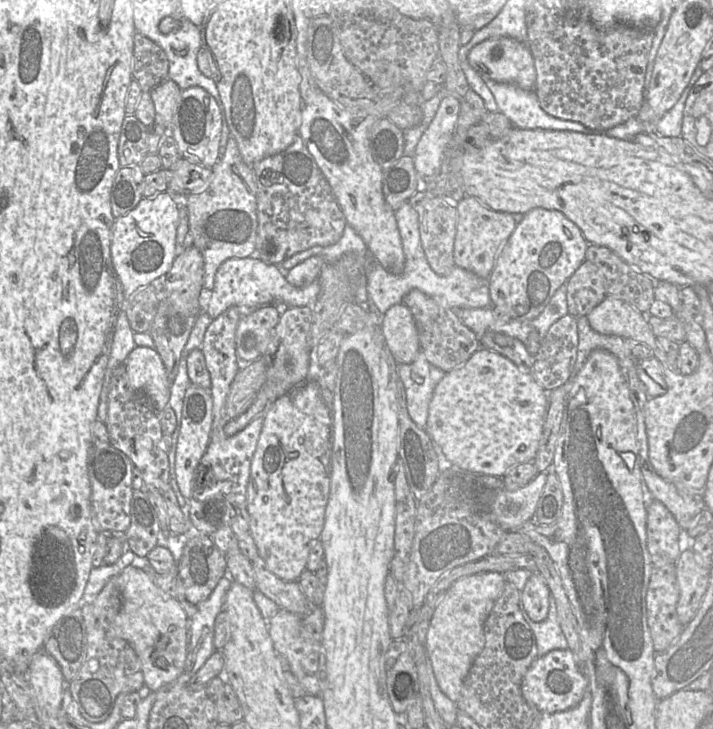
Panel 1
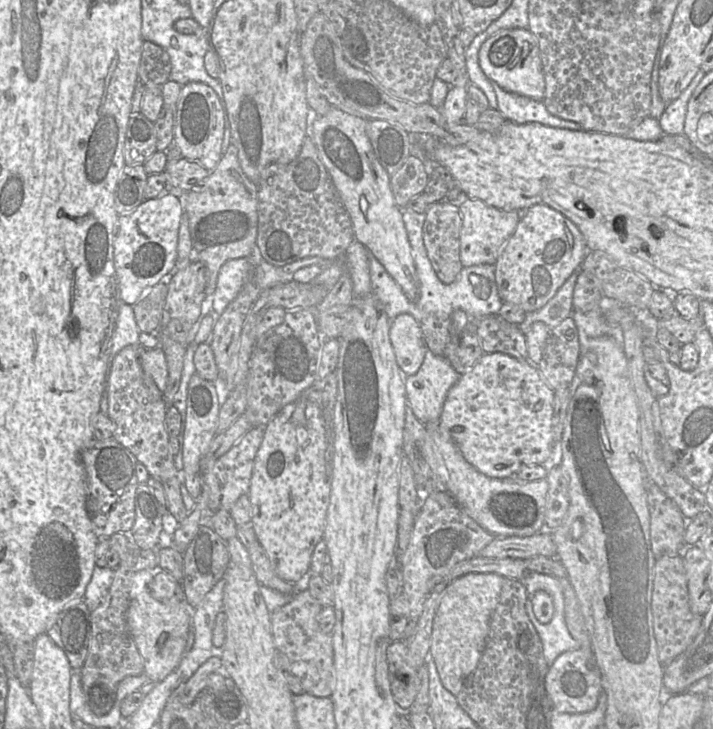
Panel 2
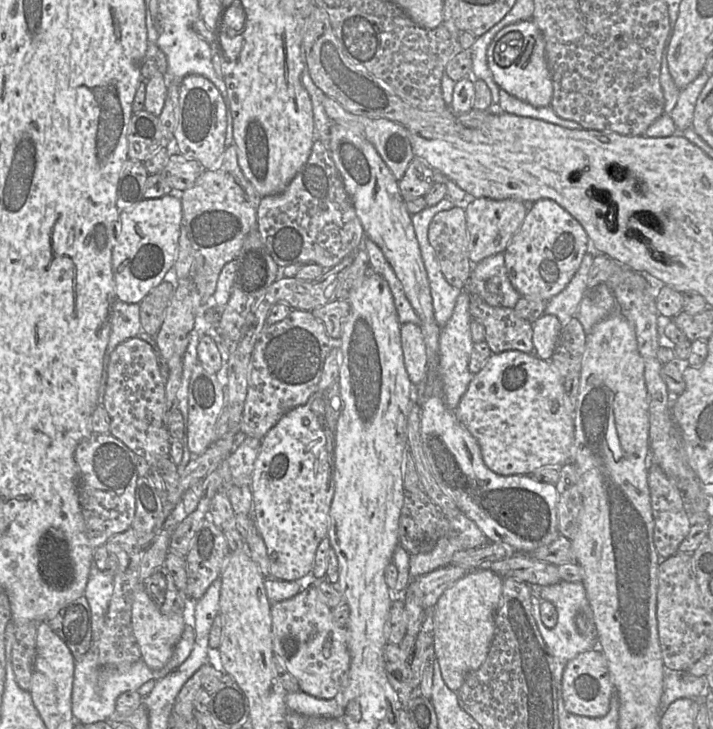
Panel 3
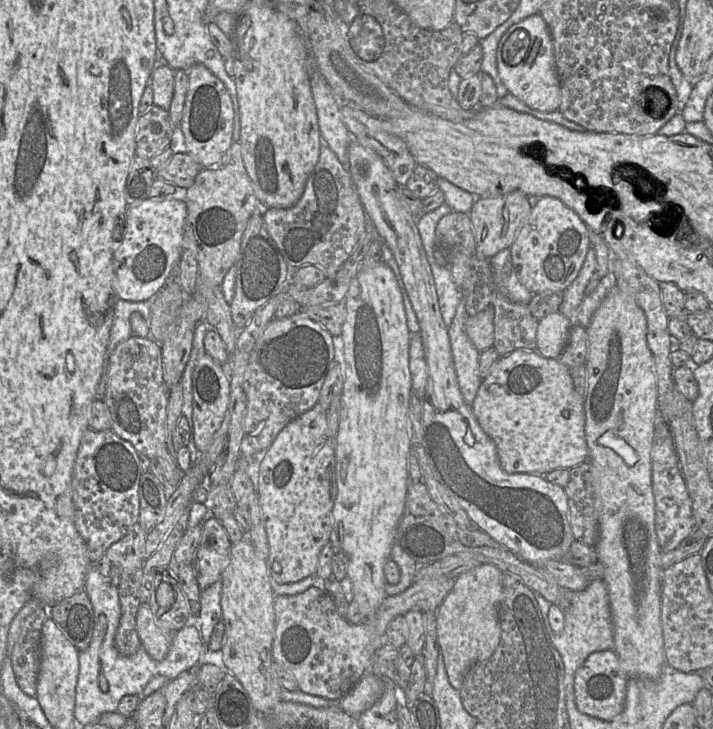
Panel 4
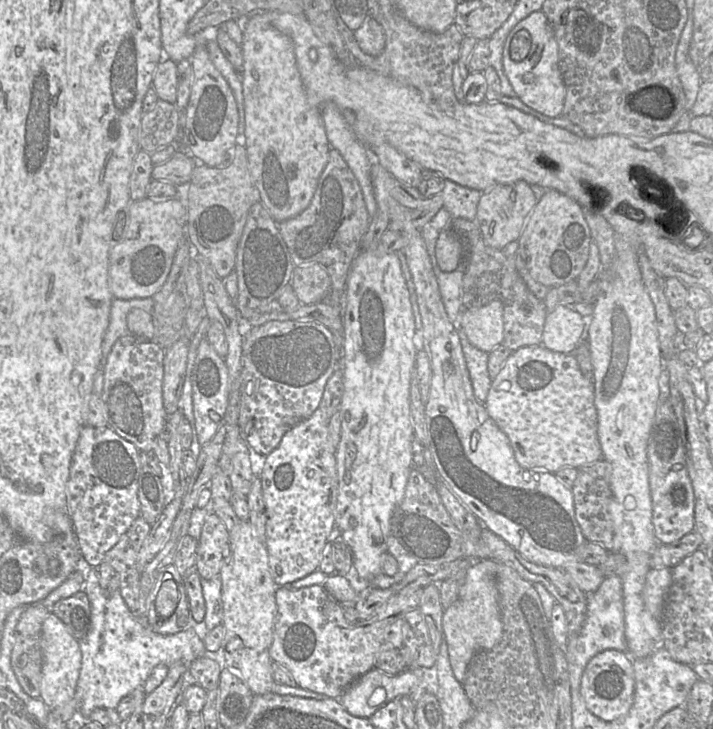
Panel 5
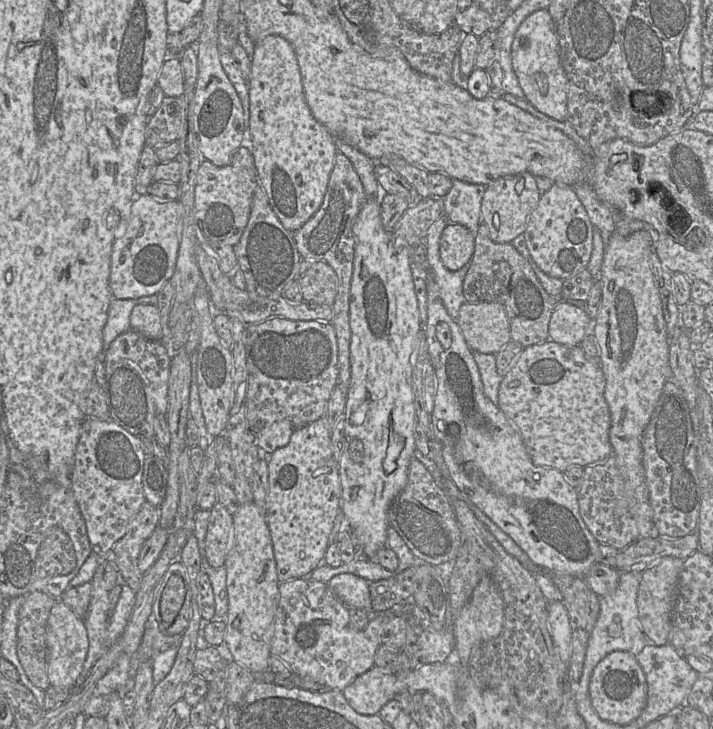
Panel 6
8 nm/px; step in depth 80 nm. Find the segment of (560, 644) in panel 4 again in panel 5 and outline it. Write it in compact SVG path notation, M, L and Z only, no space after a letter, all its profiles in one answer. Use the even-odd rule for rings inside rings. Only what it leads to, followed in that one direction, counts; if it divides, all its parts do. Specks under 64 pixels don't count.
M619 576L605 577L599 588L589 594L587 616L577 638L570 639L564 648L568 663L569 681L572 683L572 699L577 700L578 681L587 663L598 653L605 650L627 652L625 638L624 606L622 580ZM608 632L610 634L608 635Z

